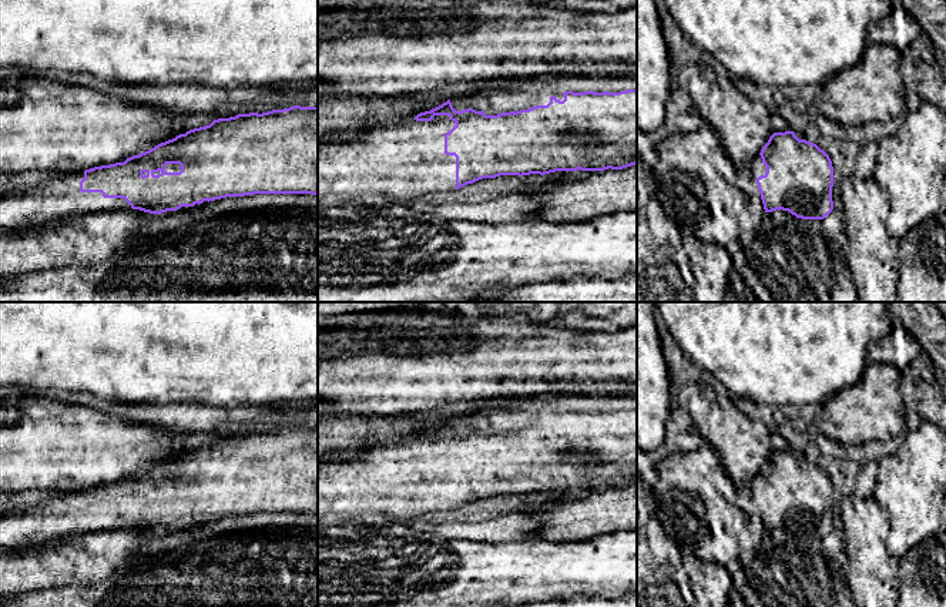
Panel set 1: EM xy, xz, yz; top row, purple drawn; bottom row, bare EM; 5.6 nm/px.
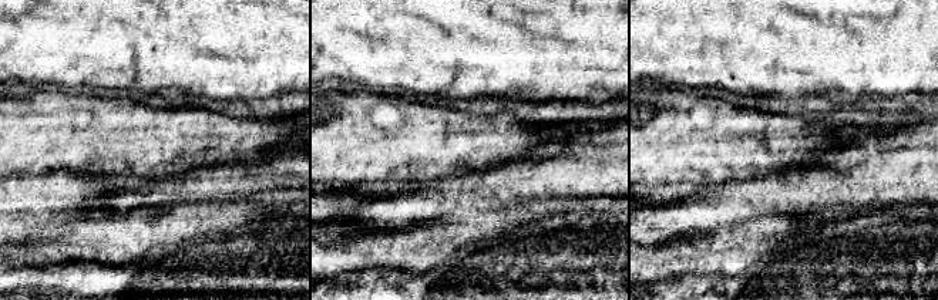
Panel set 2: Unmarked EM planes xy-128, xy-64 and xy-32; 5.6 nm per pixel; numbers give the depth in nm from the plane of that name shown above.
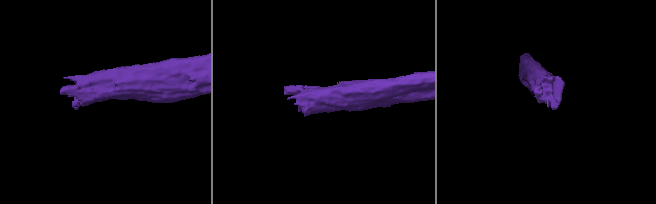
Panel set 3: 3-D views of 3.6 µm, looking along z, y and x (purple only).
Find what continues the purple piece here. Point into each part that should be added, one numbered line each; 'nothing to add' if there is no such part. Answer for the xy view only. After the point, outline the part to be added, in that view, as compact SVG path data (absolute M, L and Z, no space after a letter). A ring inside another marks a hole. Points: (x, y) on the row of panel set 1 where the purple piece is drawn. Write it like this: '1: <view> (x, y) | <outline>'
1: xy (60, 197) | M84 171L61 174L41 185L0 195L0 229L21 231L61 218L94 212L127 211L124 198L104 198L101 192L81 192Z

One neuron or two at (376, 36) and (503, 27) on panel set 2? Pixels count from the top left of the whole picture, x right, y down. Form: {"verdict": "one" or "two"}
{"verdict": "one"}

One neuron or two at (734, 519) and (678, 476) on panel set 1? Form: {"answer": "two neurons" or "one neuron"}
{"answer": "one neuron"}

